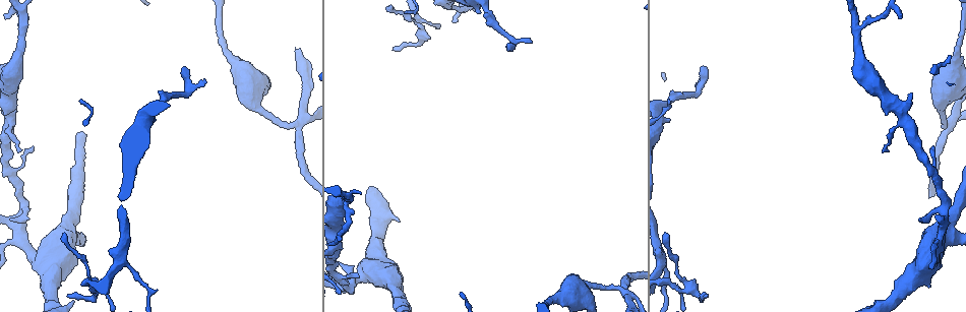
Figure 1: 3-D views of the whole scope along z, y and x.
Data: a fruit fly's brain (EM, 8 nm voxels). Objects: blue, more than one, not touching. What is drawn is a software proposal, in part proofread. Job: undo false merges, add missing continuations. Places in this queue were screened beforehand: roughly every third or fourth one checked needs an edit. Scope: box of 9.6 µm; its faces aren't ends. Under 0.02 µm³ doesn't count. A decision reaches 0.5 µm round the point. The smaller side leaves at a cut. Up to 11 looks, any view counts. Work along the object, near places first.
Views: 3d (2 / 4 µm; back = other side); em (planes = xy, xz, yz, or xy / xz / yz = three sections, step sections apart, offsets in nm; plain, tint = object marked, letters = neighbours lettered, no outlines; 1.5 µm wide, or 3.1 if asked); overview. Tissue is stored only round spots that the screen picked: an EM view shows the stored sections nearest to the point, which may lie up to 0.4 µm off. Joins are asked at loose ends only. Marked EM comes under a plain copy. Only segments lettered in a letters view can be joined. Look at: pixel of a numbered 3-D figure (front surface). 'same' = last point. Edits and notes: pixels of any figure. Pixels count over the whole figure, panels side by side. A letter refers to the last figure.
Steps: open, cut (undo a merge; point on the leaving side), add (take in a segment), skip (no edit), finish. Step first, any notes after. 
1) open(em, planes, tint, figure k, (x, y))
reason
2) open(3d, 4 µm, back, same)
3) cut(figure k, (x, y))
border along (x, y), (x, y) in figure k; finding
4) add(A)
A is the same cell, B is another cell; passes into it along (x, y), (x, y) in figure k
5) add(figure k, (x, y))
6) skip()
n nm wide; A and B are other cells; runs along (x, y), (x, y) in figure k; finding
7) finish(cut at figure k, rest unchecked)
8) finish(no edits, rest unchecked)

open(em, xy, step 4, letters, figure 1, (392, 9))
thin end

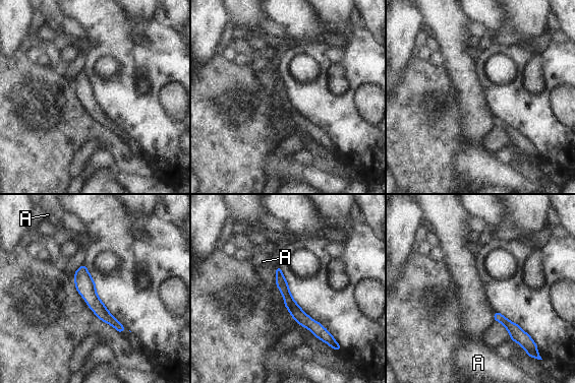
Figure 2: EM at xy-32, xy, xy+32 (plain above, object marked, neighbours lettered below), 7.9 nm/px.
open(em, planes, letters, same)
another direction

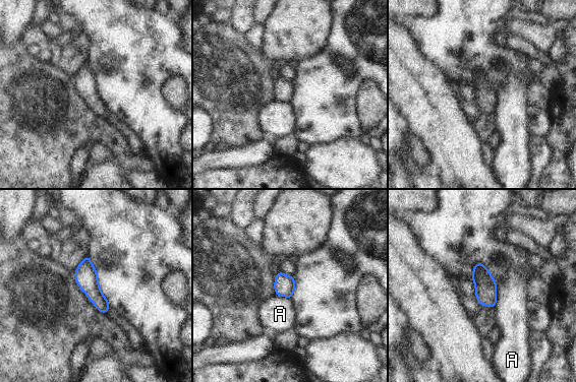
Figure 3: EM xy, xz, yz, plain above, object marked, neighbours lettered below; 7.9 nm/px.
skip()
A touches over 200 nm; A is another cell; border along (497, 282), (497, 302), (494, 307) in figure 3; none of them fits

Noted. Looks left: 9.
open(3d, 4 µm, figure 1, (205, 80))

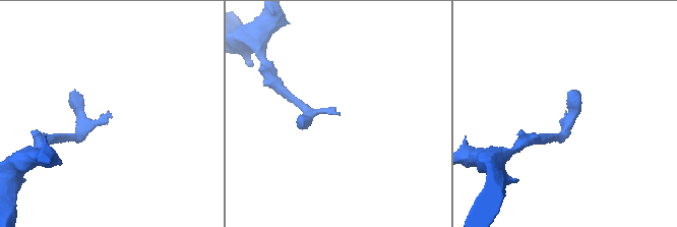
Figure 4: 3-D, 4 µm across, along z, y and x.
open(em, yz, step 8, tint, figure 4, (565, 114))
need the tissue

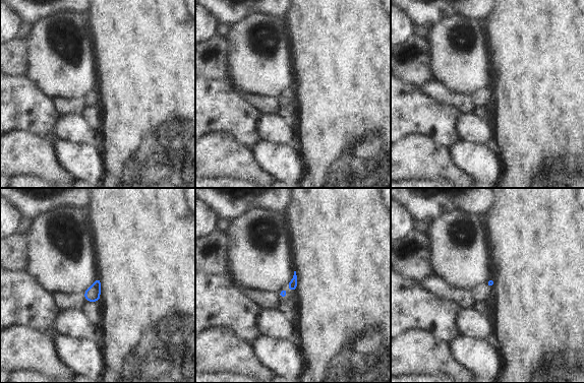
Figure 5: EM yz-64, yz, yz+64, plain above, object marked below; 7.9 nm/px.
open(em, planes, letters, same)
another direction

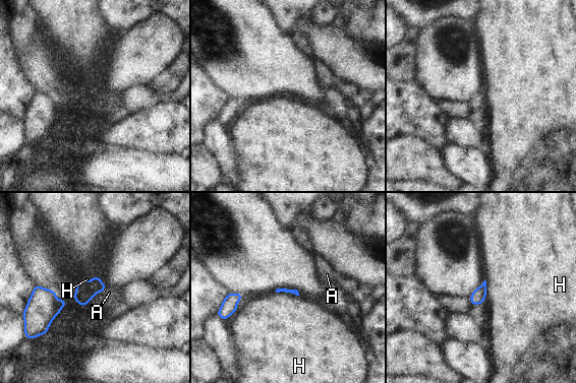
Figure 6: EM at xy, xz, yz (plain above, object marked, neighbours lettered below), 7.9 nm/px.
add(figure 6, (109, 293))
A touches over 130 nm; A is the same cell, H is another cell; passes into it along (85, 291), (100, 292), (109, 293) in figure 6; it goes on there

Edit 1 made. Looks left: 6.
finish(add at figure 6, rest unchecked)

